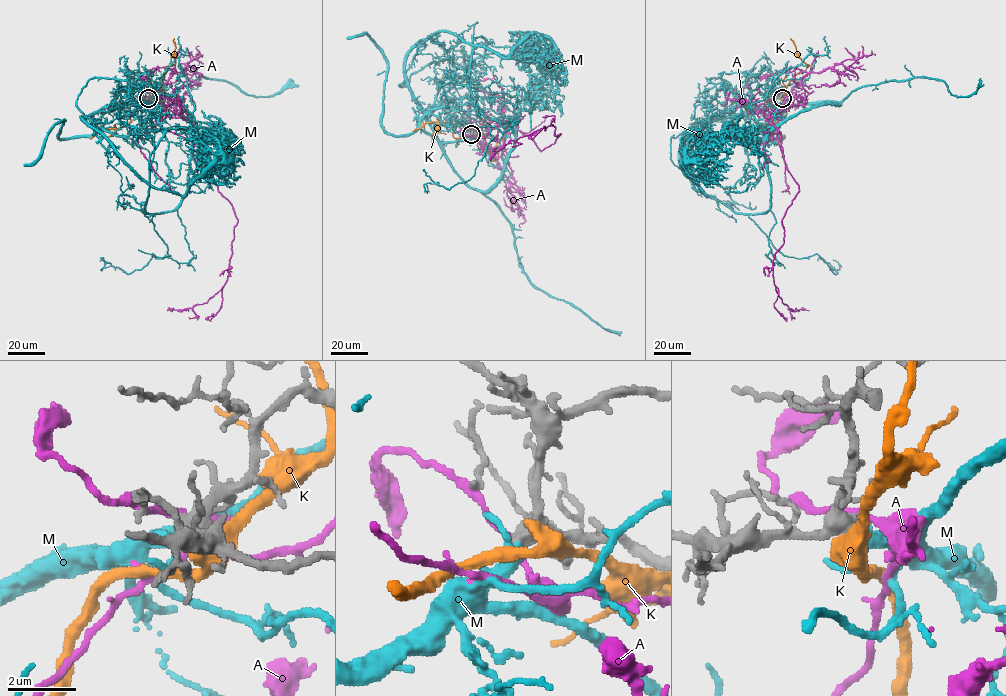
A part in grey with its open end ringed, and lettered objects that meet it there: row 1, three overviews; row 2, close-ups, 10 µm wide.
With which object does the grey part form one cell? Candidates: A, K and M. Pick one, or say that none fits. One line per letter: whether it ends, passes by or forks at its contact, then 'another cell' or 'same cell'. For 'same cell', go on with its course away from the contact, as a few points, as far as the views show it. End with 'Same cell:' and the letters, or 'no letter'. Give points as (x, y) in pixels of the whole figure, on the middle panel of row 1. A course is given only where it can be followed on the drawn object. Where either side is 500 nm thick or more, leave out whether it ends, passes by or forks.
A: it passes by; another cell
K: it passes by; another cell
M: it passes by; same cell; it runs (471, 134), (441, 142), (410, 88), (406, 55), (432, 34), (472, 46), (493, 138), (470, 179), (427, 185)
Same cell: M

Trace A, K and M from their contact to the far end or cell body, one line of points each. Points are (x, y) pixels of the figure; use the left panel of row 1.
A: (148, 97), (160, 96), (171, 116), (194, 121), (203, 157), (237, 220), (223, 287), (206, 302), (167, 310)
K: (149, 98), (159, 89), (167, 67), (175, 63), (174, 38)
M: (148, 98), (82, 118), (149, 183), (145, 211), (170, 255), (152, 255), (128, 274), (101, 270), (104, 260)

